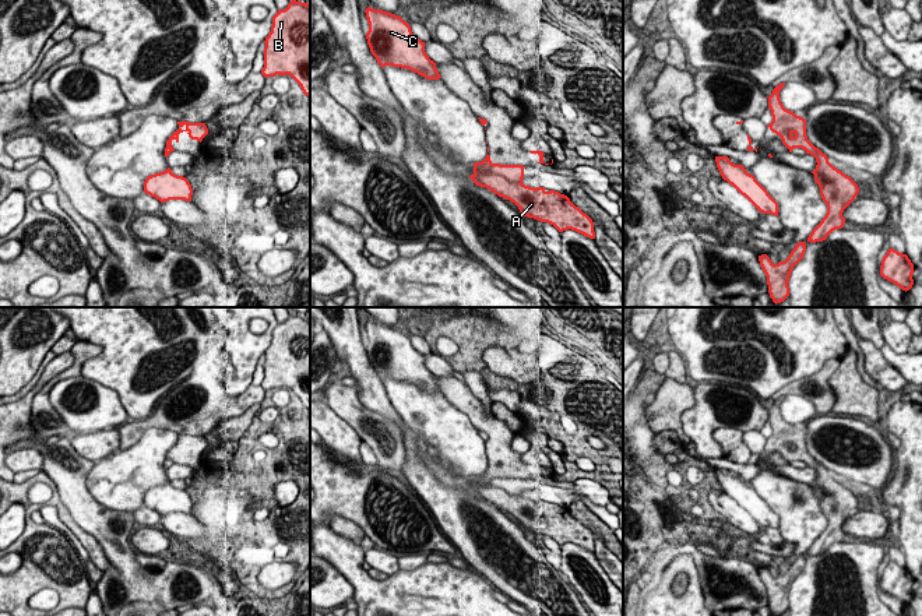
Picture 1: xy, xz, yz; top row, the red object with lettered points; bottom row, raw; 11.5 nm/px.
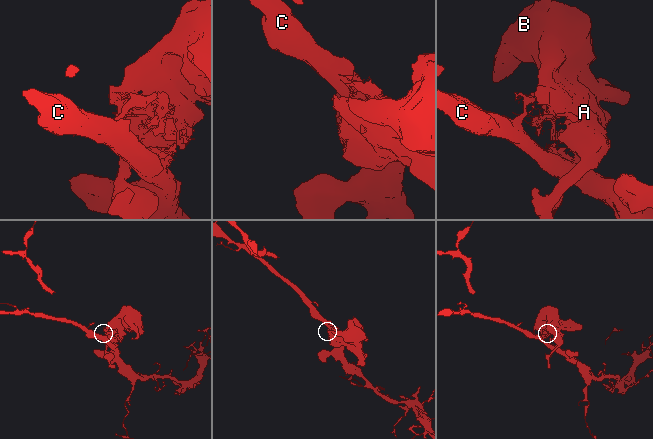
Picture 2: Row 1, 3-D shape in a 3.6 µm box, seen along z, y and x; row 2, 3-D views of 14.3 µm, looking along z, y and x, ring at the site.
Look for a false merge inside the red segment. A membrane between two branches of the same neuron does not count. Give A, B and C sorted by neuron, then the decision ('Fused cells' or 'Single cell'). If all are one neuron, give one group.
Groups: A B / C. Fused cells

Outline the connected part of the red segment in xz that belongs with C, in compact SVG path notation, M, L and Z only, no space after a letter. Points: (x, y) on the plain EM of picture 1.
M367 320L367 358L380 380L408 381L427 393L441 391L436 376L425 365L425 355L418 352L409 337L401 330Z

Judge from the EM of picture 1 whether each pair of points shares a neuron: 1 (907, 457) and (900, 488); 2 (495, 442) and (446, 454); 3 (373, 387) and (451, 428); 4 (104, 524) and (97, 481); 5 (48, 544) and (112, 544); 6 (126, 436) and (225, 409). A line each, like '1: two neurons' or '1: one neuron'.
1: one neuron
2: two neurons
3: two neurons
4: two neurons
5: two neurons
6: one neuron

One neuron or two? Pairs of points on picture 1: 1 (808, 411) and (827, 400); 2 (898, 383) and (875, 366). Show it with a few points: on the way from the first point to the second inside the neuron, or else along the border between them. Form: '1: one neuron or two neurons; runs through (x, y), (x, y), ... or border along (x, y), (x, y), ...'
1: two neurons; border along (785, 394), (803, 396), (817, 412)
2: one neuron; runs through (893, 380), (880, 370)

